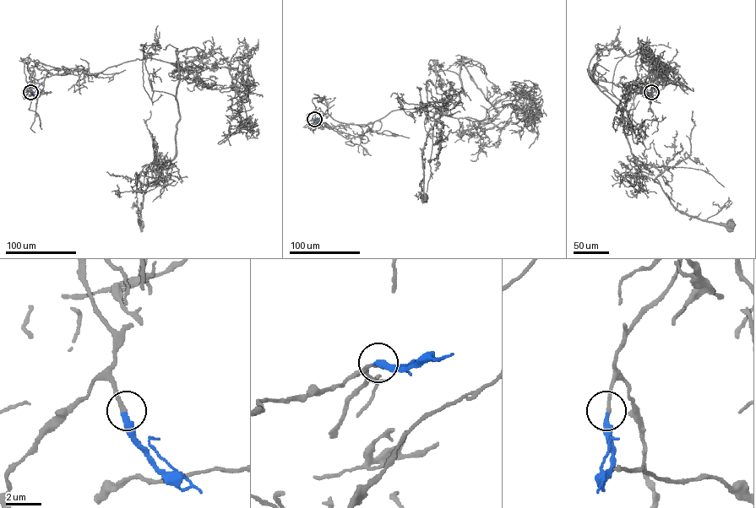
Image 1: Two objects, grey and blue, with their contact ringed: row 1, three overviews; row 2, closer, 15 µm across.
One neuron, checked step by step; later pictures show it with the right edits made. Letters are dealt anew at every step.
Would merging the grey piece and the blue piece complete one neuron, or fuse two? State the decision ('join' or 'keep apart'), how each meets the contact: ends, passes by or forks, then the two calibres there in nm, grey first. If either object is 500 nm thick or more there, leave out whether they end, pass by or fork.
join; grey ends; blue ends; calibres 240 and 340 nm

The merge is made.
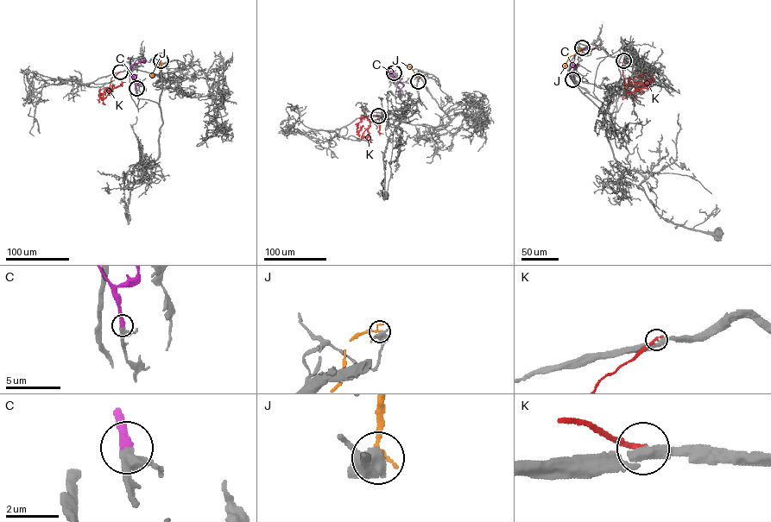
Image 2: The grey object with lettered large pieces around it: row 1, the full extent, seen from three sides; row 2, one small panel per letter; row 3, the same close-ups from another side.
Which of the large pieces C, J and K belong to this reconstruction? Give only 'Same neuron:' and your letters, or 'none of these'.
Same neuron: C

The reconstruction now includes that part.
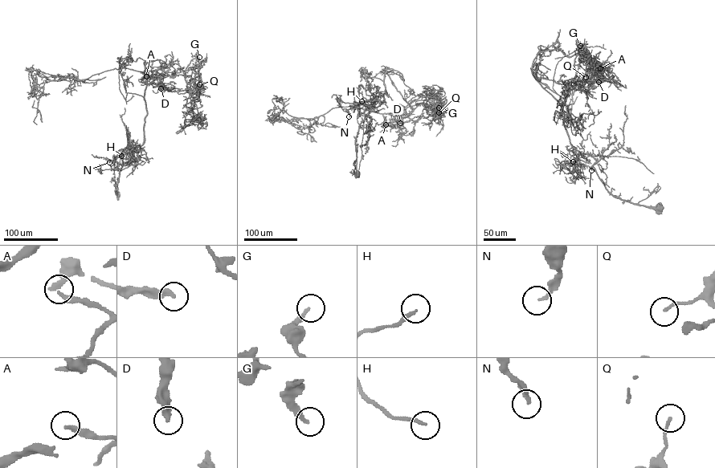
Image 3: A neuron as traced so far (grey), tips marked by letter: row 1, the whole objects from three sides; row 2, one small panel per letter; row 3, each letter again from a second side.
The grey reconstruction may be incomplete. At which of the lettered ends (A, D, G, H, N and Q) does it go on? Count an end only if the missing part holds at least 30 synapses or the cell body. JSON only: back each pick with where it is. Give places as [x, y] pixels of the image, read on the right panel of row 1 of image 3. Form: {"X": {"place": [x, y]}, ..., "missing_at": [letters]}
{"H": {"place": [573, 161]}, "missing_at": ["H"]}

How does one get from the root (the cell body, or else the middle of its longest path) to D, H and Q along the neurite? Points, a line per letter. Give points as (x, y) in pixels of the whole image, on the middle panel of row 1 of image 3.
D: (357, 173), (356, 136), (386, 93), (386, 67), (413, 108), (402, 117), (409, 121), (397, 118), (400, 123)
H: (357, 173), (356, 136), (360, 124), (371, 118), (368, 122), (368, 112), (360, 113), (361, 101)
Q: (357, 173), (356, 136), (386, 93), (386, 67), (410, 105), (423, 102), (439, 112)

